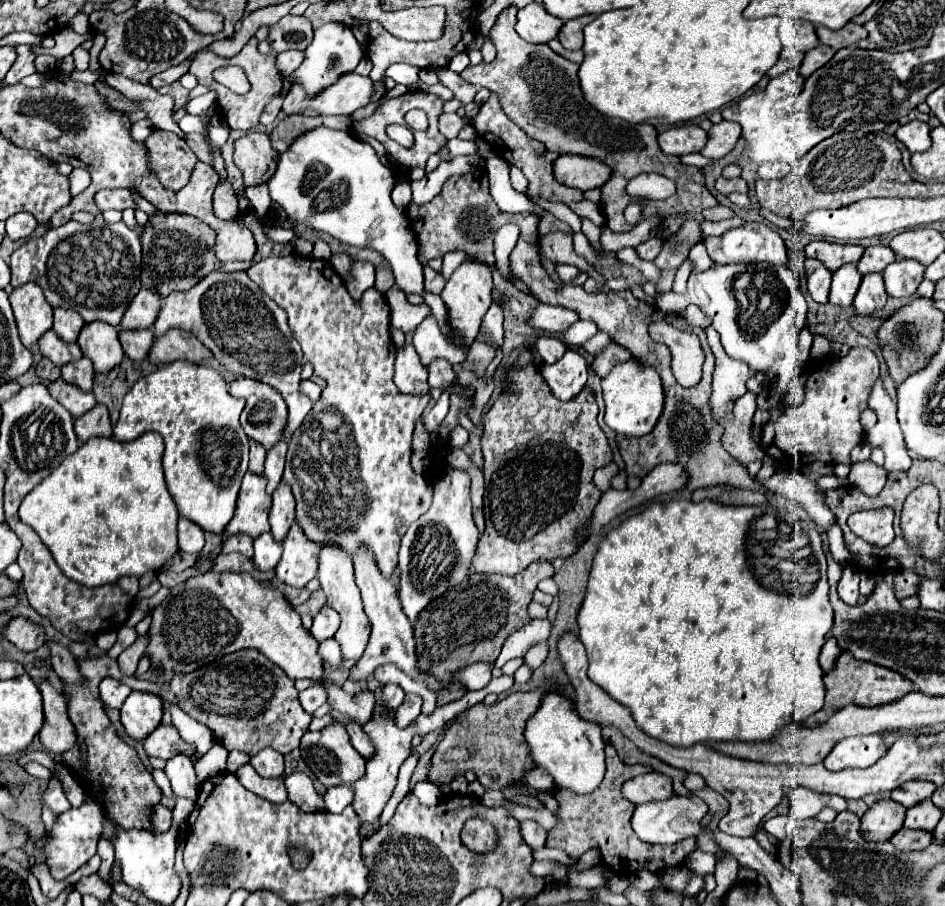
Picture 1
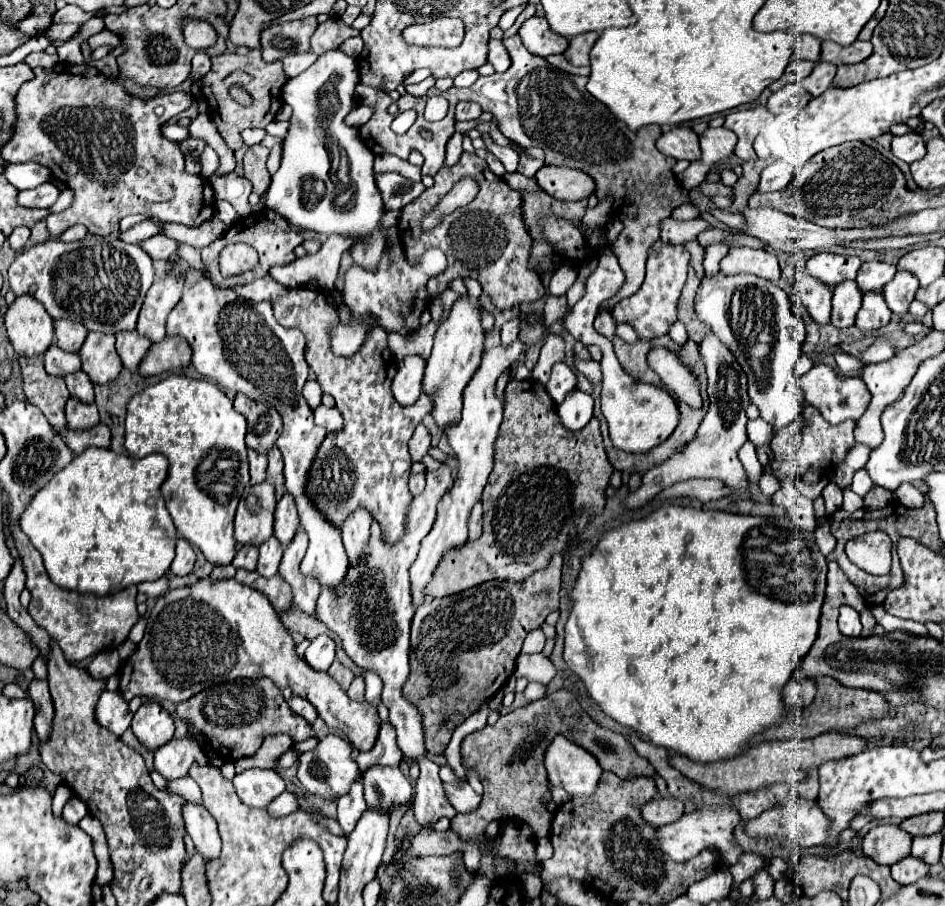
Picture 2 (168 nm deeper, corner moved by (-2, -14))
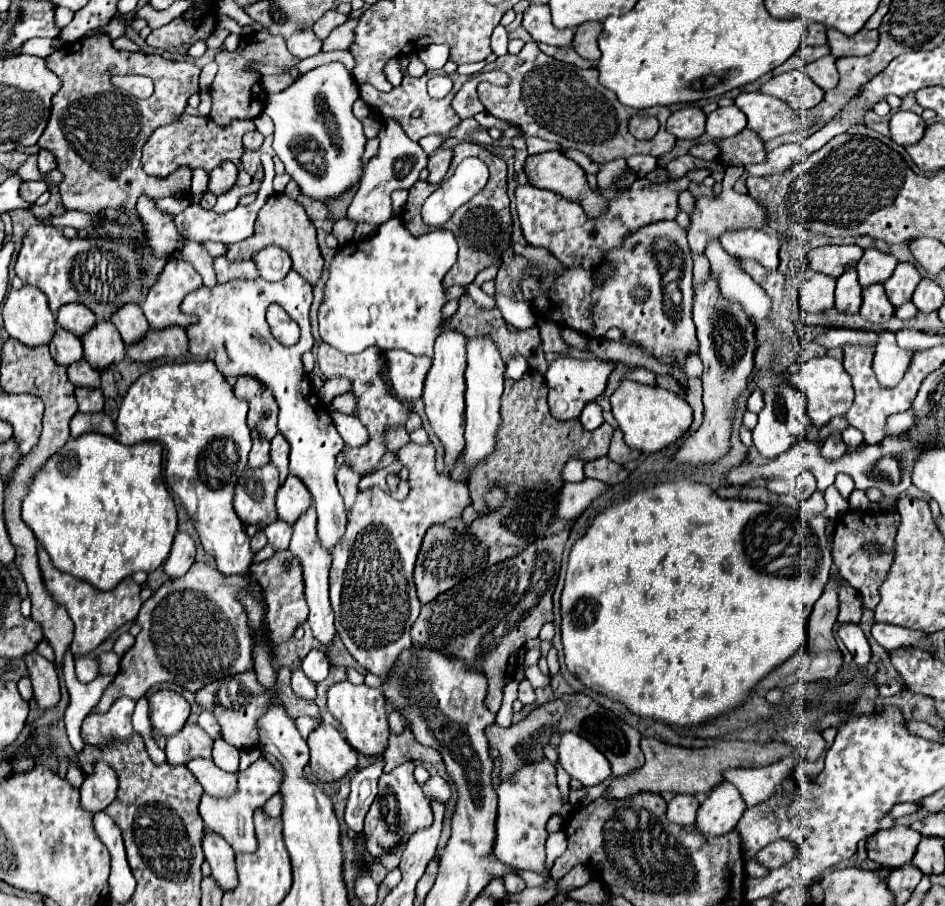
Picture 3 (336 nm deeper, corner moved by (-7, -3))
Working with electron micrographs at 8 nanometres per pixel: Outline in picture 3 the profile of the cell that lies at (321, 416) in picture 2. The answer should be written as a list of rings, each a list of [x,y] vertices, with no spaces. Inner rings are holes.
[[[332,412],[332,420],[346,446],[364,446],[368,442],[368,430],[356,416]]]

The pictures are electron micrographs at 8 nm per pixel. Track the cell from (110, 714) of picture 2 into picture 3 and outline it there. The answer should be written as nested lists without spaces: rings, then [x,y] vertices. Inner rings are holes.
[[[118,698],[106,714],[90,714],[82,722],[82,740],[90,746],[106,746],[110,742],[130,742],[132,724],[130,716],[134,712],[132,698]]]

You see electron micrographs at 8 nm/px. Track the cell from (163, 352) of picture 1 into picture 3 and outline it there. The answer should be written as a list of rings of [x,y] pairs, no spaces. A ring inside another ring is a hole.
[[[180,326],[164,330],[148,330],[136,344],[130,344],[126,354],[138,362],[152,362],[156,358],[180,358],[188,352],[188,336]]]

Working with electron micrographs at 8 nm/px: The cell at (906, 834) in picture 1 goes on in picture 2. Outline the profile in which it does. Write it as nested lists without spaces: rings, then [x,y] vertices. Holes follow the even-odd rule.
[[[905,857],[901,859],[901,863],[895,863],[891,867],[891,877],[901,883],[901,885],[911,885],[915,883],[917,879],[925,877],[929,873],[929,867],[927,863],[923,863],[921,859],[915,859],[915,857]]]

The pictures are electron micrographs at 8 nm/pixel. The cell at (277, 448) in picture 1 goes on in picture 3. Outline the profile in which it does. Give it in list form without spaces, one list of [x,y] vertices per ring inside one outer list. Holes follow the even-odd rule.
[[[280,432],[272,438],[272,448],[270,448],[270,462],[278,468],[280,472],[280,482],[286,480],[288,476],[288,442]]]

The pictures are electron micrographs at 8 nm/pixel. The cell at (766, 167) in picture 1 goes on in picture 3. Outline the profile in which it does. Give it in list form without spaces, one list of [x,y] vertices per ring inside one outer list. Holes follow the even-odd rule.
[[[800,142],[782,144],[776,150],[768,152],[764,164],[750,164],[750,166],[746,166],[746,172],[756,174],[756,176],[768,176],[774,172],[778,174],[778,172],[784,172],[786,168],[790,168],[792,164],[800,162],[804,156],[806,156],[806,150]]]

